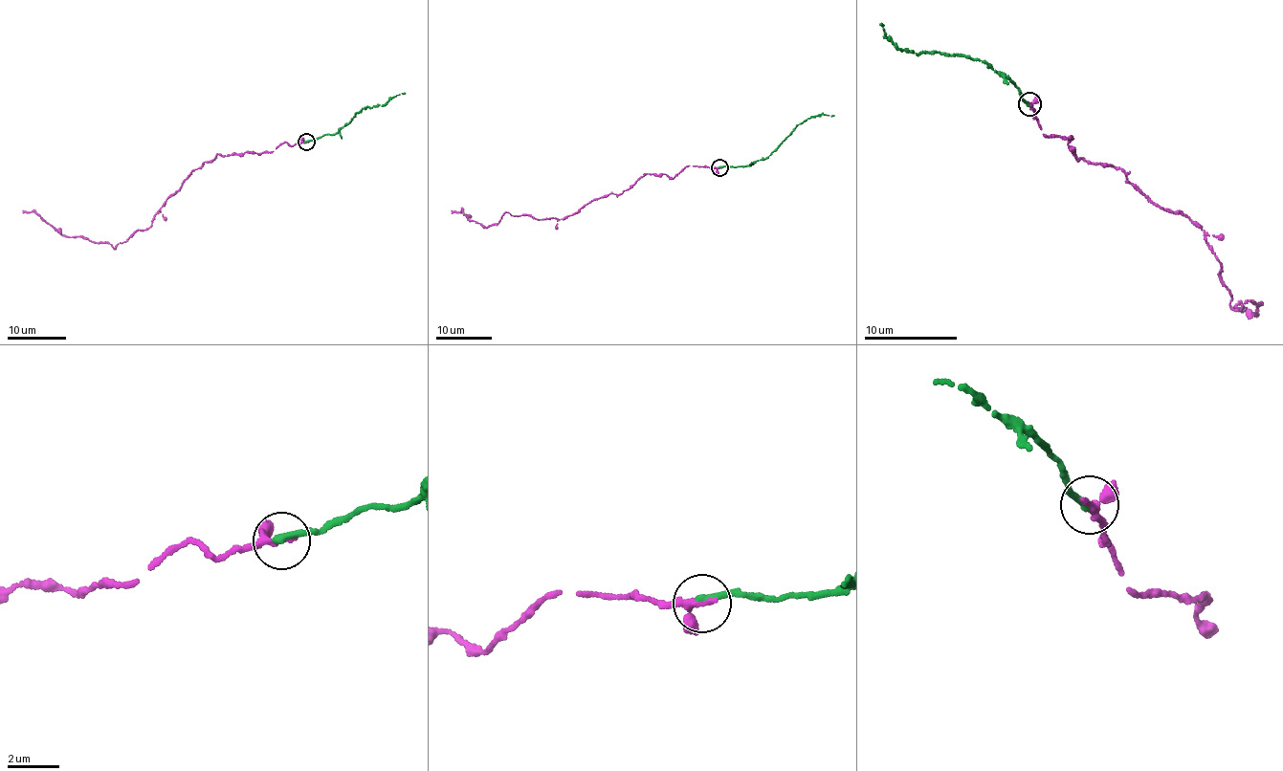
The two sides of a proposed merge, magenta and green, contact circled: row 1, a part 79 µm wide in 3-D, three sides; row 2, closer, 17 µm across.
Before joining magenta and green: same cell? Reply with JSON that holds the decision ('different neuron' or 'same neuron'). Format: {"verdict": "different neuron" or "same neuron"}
{"verdict": "same neuron"}

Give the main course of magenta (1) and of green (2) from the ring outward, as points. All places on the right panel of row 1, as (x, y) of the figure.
1: (1028, 104), (1043, 135), (1072, 137), (1079, 160), (1118, 168), (1202, 229), (1235, 311), (1262, 304), (1245, 307)
2: (1028, 104), (1006, 77), (984, 63), (962, 55), (932, 50), (918, 54), (896, 47), (881, 24)

